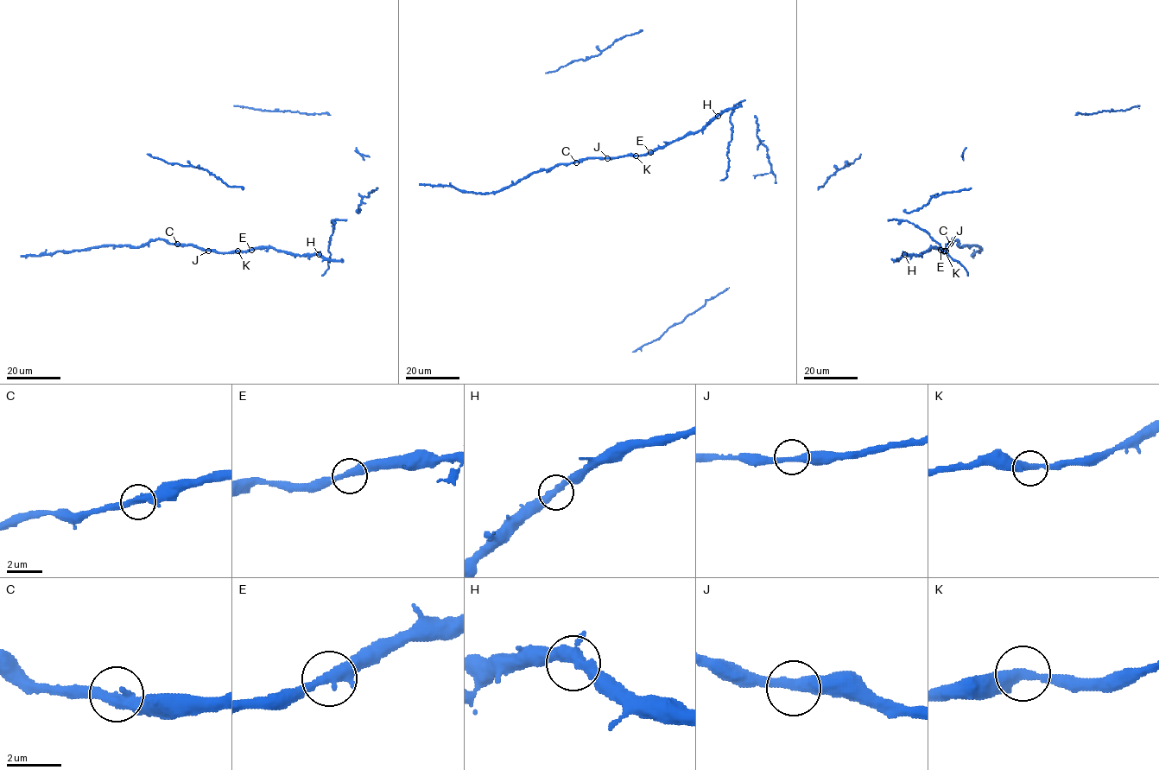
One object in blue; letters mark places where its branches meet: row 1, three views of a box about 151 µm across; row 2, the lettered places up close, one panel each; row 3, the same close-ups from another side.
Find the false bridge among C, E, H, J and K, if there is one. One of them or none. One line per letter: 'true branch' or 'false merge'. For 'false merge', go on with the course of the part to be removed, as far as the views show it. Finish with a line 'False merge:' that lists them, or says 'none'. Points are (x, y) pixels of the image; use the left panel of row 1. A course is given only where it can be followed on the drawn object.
C: true branch
E: true branch
H: true branch
J: true branch
K: true branch
False merge: none

